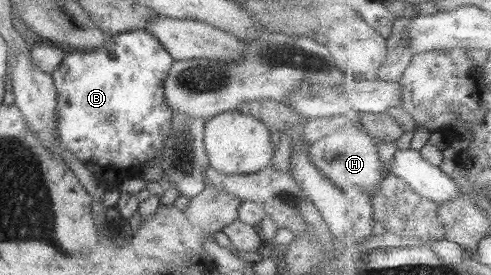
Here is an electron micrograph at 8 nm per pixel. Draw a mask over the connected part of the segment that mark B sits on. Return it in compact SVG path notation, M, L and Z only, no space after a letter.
M145 29L131 30L109 37L107 44L98 50L68 50L66 58L61 65L50 75L57 92L57 109L56 109L56 130L60 136L60 140L67 146L68 152L76 156L93 174L94 178L101 183L107 185L108 182L118 187L127 178L136 178L142 176L142 167L148 160L153 160L159 156L165 141L169 137L170 125L173 121L173 111L166 103L166 94L164 83L169 75L170 69L174 62L172 56L167 52L163 45Z

